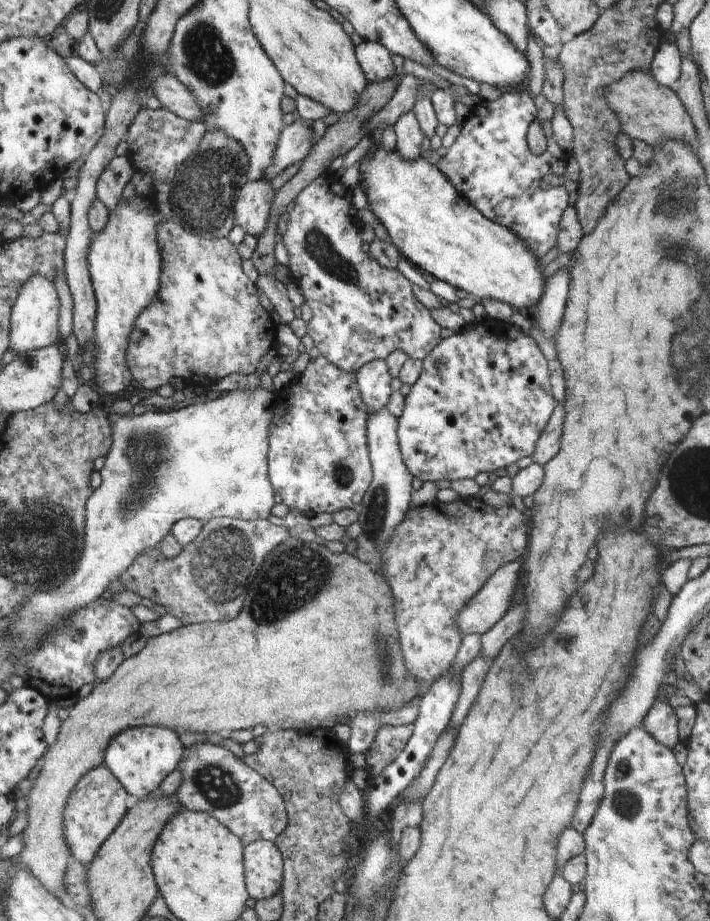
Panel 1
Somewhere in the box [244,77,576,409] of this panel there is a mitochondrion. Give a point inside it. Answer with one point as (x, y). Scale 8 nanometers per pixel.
(319, 246)

